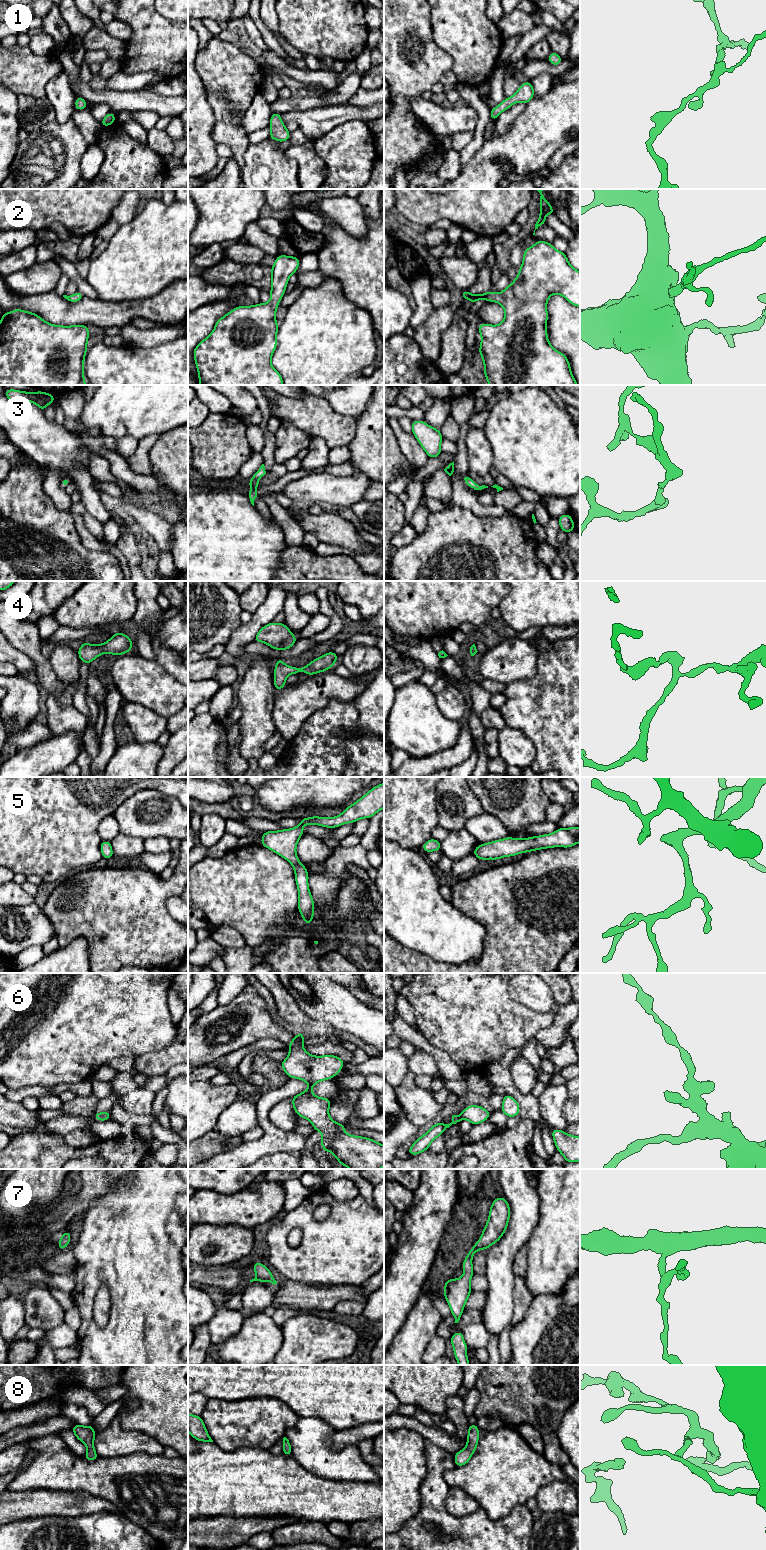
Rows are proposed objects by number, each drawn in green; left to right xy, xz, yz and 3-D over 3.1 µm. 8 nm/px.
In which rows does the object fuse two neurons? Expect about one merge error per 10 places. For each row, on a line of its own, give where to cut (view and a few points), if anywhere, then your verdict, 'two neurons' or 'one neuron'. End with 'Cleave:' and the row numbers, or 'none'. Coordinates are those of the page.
1: cut none; one neuron
2: cut none; one neuron
3: cut none; one neuron
4: cut none; one neuron
5: cut none; one neuron
6: cut none; one neuron
7: cut none; one neuron
8: cut none; one neuron
Cleave: none

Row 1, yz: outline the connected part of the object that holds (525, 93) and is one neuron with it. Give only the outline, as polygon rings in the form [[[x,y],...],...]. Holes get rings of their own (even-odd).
[[[531,81],[522,83],[517,92],[513,96],[505,98],[495,108],[490,109],[490,119],[495,121],[503,111],[510,108],[516,102],[528,104],[533,98],[534,98],[534,88]]]

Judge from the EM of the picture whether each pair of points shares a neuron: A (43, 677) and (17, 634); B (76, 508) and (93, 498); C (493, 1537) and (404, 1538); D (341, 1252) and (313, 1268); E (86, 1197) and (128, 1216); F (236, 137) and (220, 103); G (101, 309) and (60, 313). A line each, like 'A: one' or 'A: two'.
A: one
B: two
C: one
D: one
E: two
F: one
G: one

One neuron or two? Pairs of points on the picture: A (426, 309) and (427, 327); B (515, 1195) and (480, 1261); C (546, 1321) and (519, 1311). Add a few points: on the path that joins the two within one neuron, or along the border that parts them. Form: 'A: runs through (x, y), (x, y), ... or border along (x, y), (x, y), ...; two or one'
A: border along (435, 308), (414, 329); two
B: border along (486, 1250), (486, 1271), (484, 1273); two
C: border along (533, 1296), (524, 1317), (512, 1325); two

